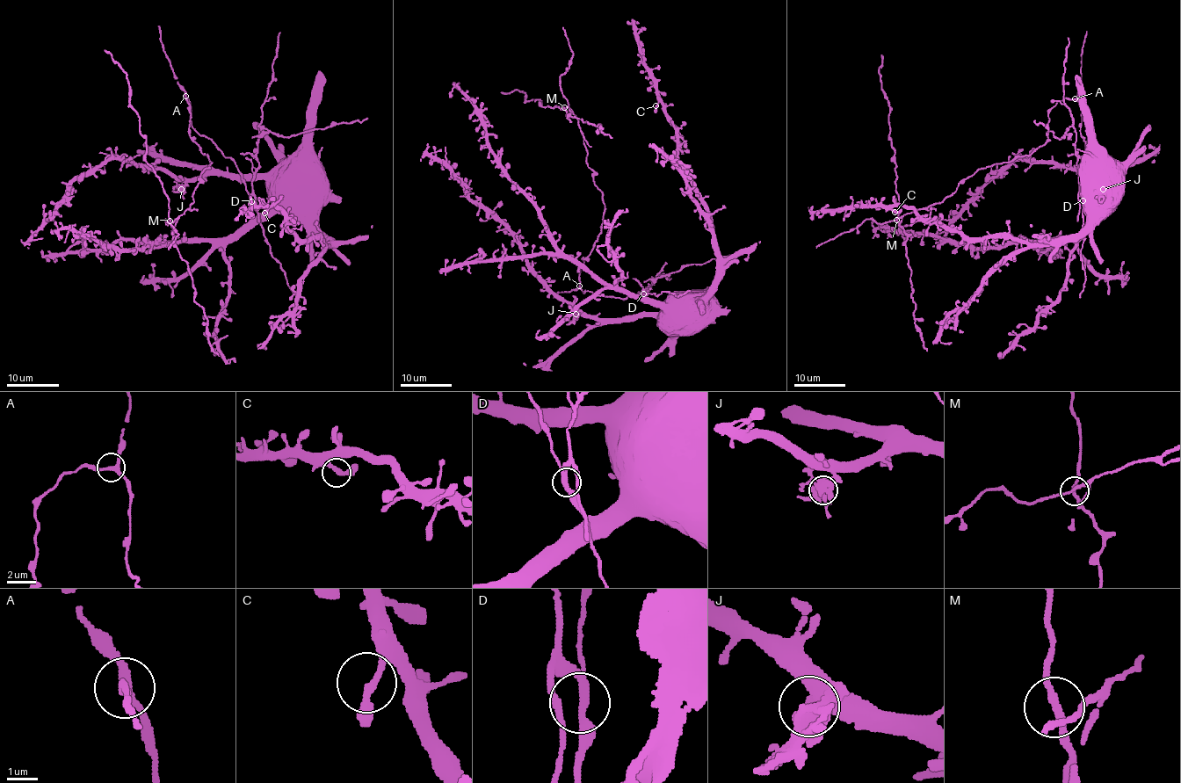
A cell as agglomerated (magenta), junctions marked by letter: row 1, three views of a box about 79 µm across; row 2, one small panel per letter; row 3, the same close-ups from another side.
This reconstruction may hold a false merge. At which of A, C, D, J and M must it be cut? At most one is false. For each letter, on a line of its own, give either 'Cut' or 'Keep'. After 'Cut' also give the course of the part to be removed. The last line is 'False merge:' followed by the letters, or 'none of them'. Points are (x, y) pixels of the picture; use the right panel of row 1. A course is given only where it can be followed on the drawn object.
A: Keep
C: Keep
D: Cut. Course of the part to remove: (1083, 200), (1075, 148), (1075, 130), (1072, 126), (1058, 138), (1043, 124), (1037, 124), (1034, 120)
J: Keep
M: Keep
False merge: D

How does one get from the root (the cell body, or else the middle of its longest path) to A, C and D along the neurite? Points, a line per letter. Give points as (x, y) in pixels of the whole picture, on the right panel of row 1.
A: (1101, 185), (1091, 198), (1094, 212), (1083, 218), (1087, 158), (1080, 132), (1081, 105), (1075, 98)
C: (1101, 185), (1080, 232), (1037, 243), (966, 237), (924, 221), (912, 208), (893, 206), (894, 212)
D: (1101, 185), (1091, 198), (1094, 212), (1087, 218), (1083, 218), (1083, 200)

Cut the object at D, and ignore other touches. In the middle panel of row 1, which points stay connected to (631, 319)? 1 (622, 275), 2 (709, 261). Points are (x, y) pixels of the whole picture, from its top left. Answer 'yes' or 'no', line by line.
1: yes
2: no

